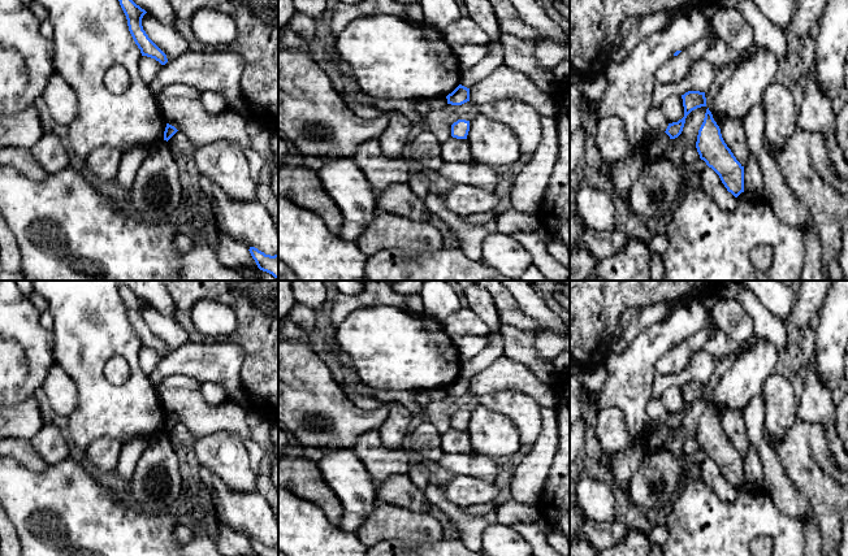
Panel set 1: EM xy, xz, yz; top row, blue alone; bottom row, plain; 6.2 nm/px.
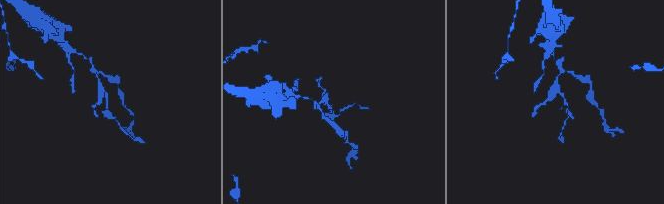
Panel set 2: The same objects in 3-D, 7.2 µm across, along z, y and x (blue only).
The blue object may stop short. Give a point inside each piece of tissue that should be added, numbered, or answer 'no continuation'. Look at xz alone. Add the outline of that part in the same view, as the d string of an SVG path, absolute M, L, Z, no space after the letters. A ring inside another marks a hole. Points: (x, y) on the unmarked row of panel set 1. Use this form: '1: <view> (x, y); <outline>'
no continuation

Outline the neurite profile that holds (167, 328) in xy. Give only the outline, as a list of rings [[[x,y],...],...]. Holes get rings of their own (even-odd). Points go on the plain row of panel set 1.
[[[146,304],[142,309],[142,317],[148,329],[166,346],[168,353],[189,342],[187,331],[178,322],[176,314],[165,316]]]

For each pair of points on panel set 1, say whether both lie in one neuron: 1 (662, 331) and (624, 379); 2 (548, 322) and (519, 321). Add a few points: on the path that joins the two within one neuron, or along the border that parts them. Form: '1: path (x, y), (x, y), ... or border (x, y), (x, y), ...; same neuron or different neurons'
1: path (653, 343), (641, 355), (635, 368); same neuron
2: border (516, 300), (520, 309), (544, 329); different neurons

